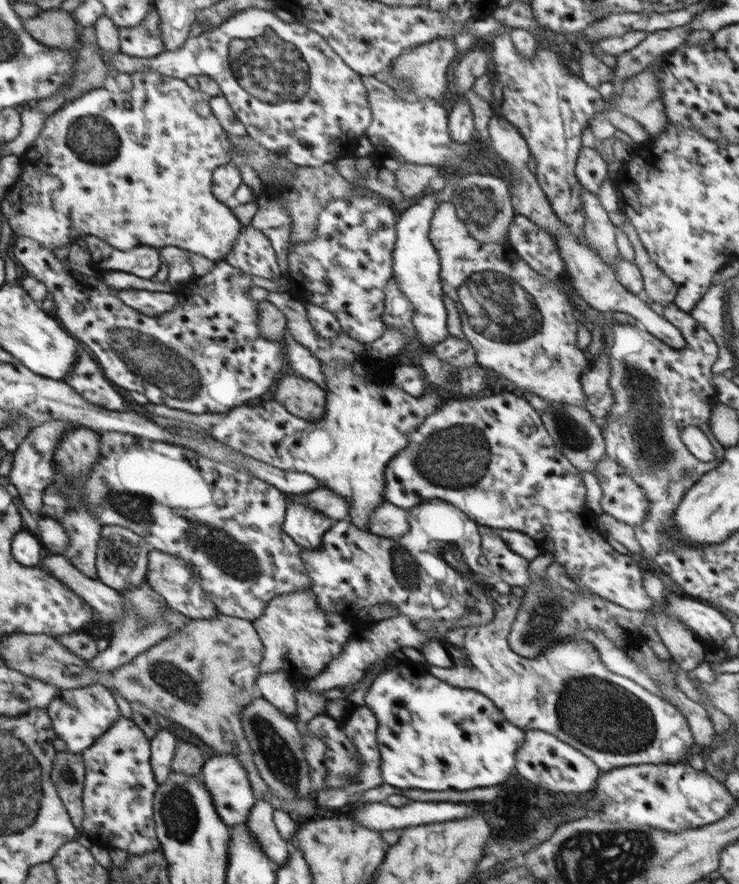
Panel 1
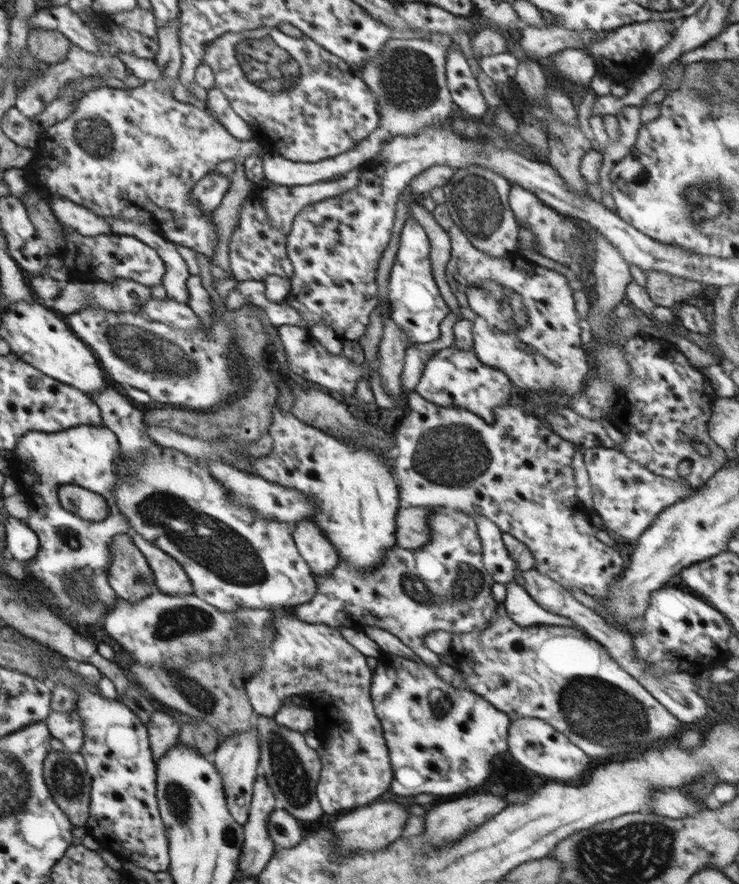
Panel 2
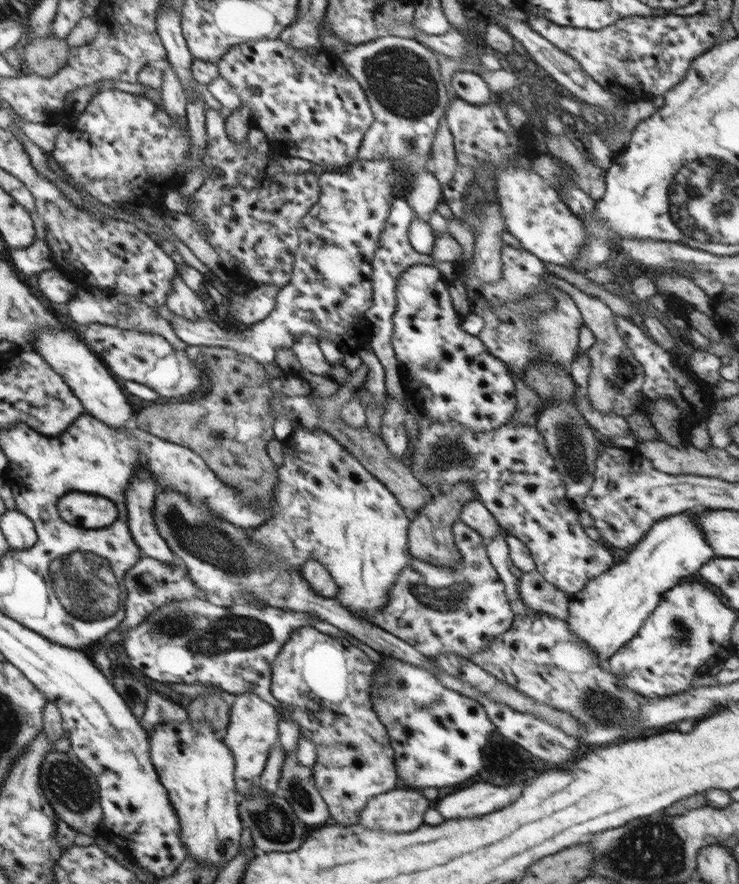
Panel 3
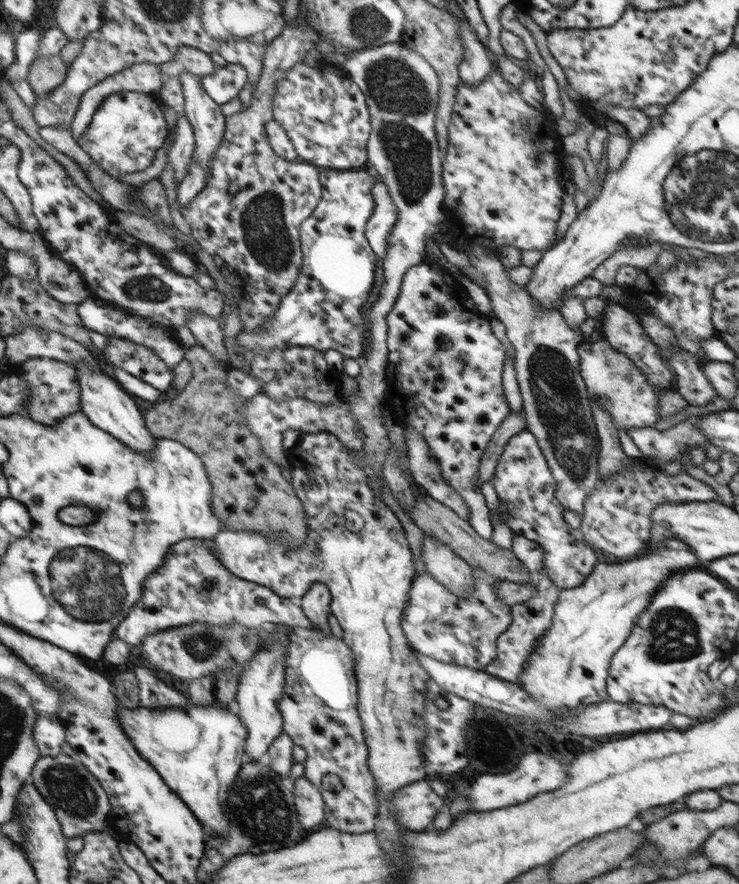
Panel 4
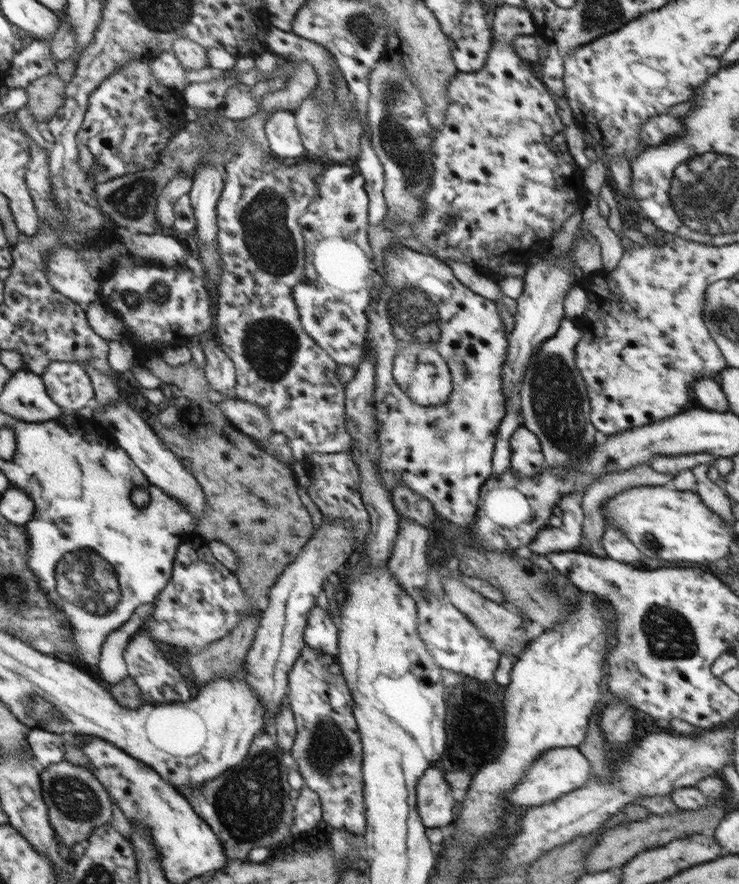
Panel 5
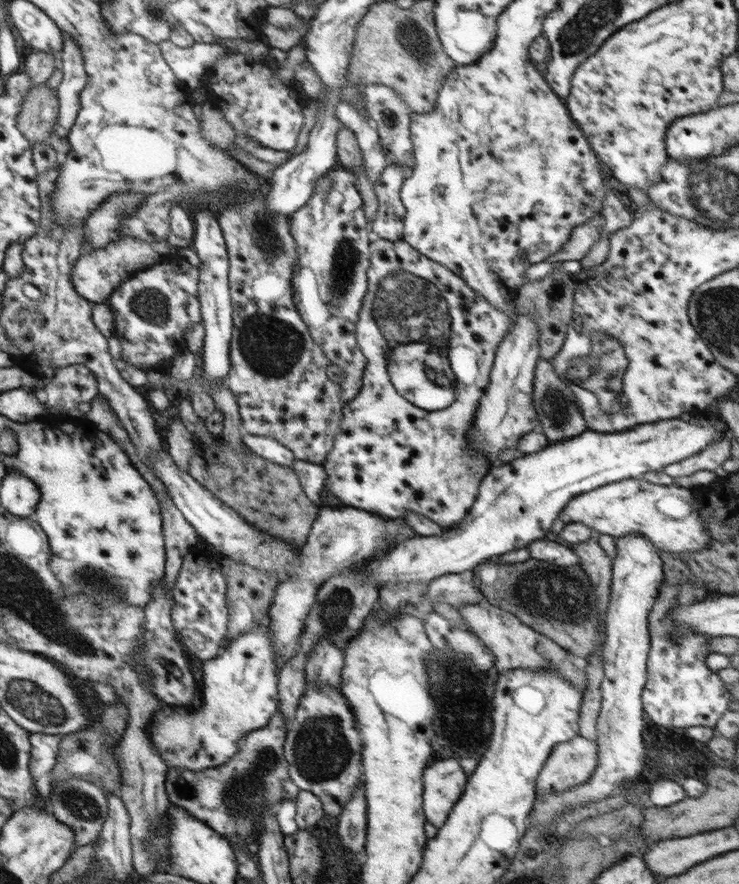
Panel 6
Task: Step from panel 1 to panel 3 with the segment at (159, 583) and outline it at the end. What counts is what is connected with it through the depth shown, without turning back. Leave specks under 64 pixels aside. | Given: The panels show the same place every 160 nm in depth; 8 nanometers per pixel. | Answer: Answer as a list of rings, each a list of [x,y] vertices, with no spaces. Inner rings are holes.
[[[143,466],[137,468],[130,487],[127,487],[129,528],[146,557],[155,558],[173,567],[182,560],[170,550],[167,542],[159,535],[153,513],[157,492],[158,485],[153,474]]]

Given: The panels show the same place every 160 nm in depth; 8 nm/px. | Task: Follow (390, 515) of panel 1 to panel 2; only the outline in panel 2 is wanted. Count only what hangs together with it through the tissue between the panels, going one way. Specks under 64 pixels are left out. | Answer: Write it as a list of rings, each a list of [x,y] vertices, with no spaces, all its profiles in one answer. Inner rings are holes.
[[[401,505],[396,513],[397,546],[414,550],[428,544],[431,534],[429,518],[433,511],[431,506]]]

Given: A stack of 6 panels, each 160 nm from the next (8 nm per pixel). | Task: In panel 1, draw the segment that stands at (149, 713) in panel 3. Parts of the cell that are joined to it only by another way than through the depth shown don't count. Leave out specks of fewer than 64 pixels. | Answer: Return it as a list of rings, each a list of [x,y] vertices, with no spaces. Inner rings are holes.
[[[158,729],[156,736],[152,739],[152,768],[158,784],[162,784],[170,774],[177,741],[174,735],[166,729]]]

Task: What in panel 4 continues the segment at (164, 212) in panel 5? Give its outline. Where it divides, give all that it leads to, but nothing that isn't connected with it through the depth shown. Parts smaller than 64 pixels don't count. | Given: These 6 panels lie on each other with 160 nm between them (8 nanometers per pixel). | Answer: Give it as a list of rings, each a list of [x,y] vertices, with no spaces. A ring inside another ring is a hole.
[[[179,108],[177,111],[180,113],[180,117],[175,125],[175,138],[168,157],[170,165],[174,169],[174,178],[178,187],[181,180],[188,175],[188,165],[190,165],[190,158],[196,150],[196,142],[194,130],[185,117],[183,109]]]

